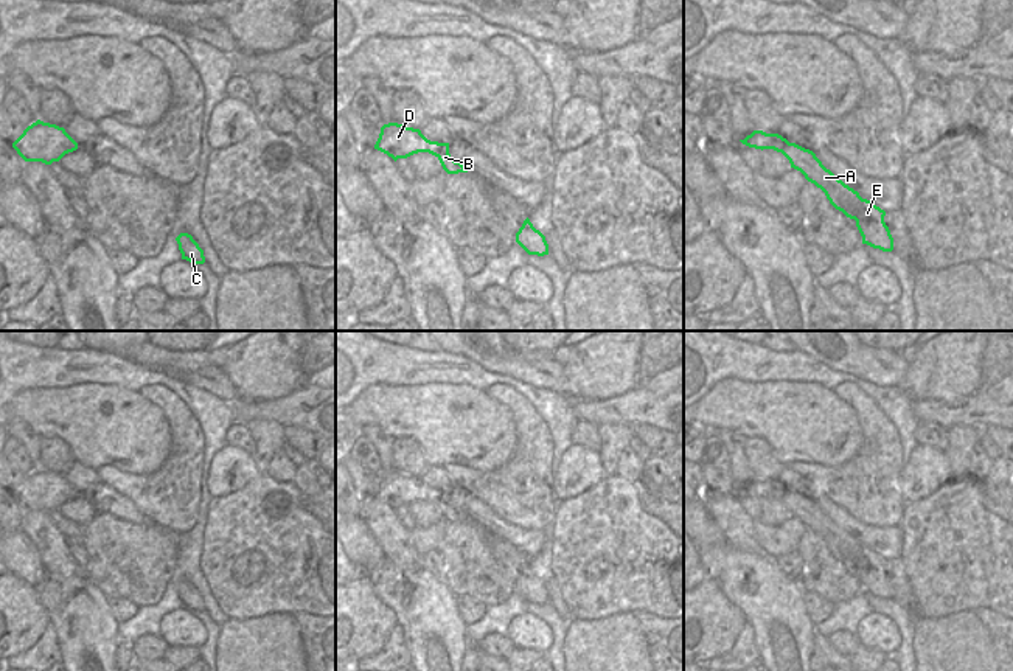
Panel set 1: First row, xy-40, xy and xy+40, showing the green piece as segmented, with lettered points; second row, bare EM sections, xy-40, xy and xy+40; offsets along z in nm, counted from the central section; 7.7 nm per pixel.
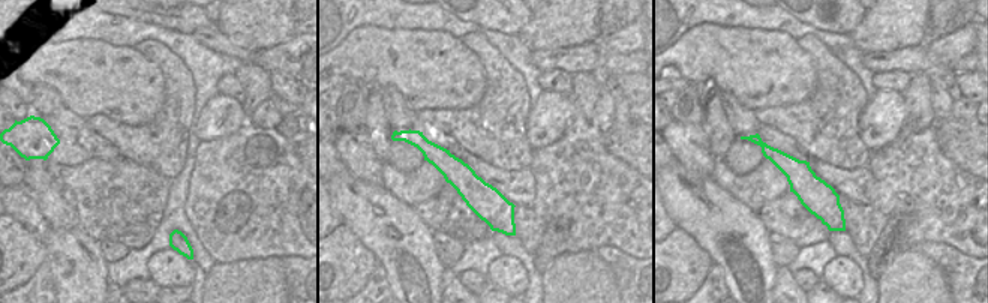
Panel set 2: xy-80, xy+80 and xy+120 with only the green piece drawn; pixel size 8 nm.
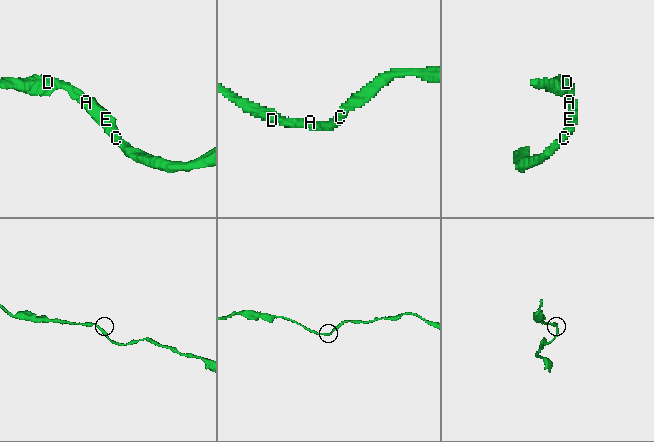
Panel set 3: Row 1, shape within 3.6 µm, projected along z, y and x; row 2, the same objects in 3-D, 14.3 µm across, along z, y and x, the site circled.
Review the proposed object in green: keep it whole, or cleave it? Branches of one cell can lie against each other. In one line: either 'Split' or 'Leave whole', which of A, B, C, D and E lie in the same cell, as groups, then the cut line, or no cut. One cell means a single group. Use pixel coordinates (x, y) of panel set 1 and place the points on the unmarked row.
Leave whole. Groups: A B C D E. No split.

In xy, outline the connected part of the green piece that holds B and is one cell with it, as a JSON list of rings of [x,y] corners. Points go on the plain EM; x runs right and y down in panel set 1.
[[[388,471],[381,475],[374,497],[387,502],[395,509],[418,500],[435,503],[447,522],[468,520],[463,511],[455,509],[449,502],[449,491],[427,488],[419,477]]]

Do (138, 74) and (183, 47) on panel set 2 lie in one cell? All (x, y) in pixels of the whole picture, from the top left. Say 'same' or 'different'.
different

